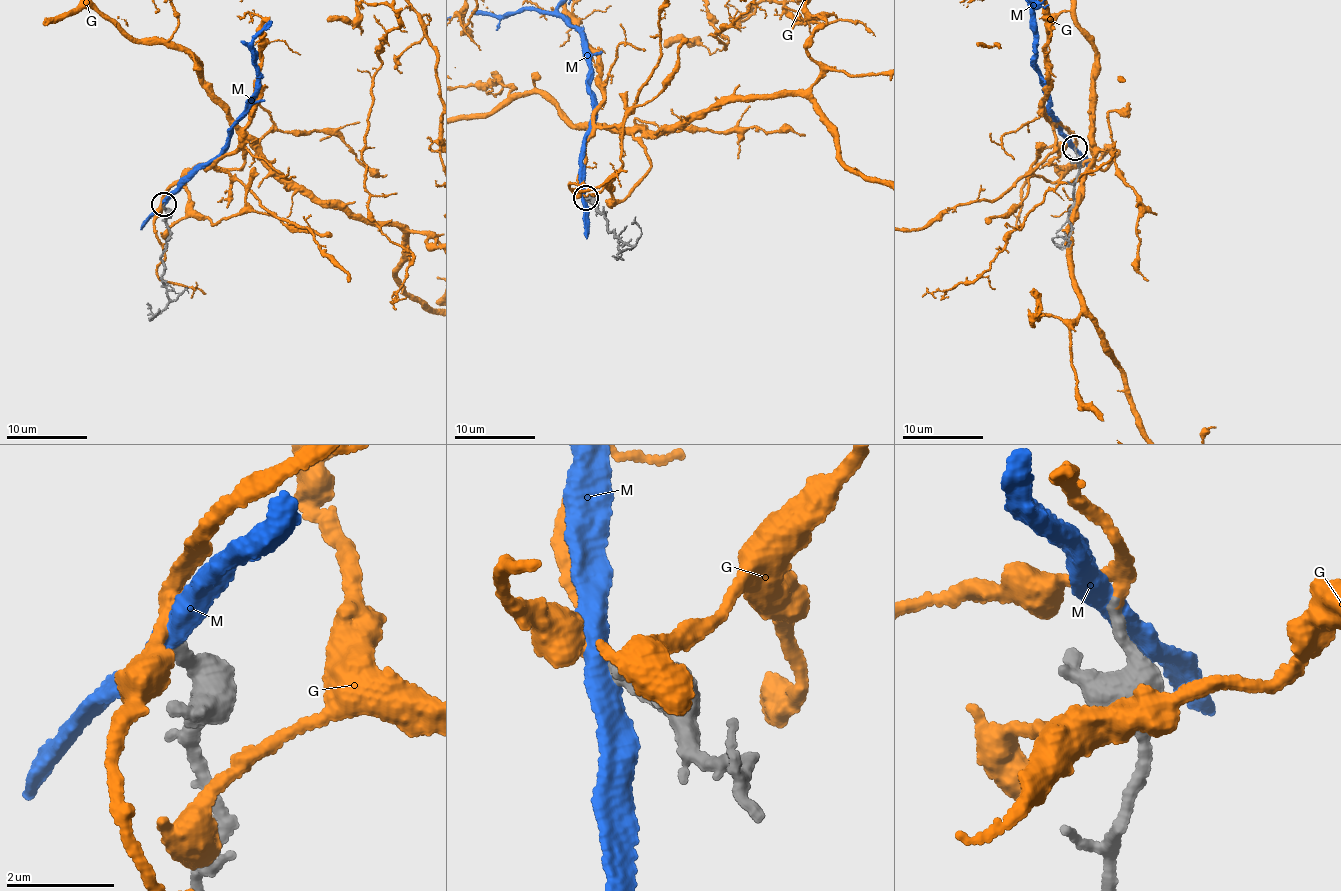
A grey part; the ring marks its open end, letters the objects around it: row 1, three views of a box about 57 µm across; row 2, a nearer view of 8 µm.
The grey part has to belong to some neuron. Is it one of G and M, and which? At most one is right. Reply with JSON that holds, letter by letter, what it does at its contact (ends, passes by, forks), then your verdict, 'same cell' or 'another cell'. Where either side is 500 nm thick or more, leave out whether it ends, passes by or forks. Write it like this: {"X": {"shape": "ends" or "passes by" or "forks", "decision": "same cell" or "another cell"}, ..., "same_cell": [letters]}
{"G": {"shape": "passes by", "decision": "same cell"}, "M": {"shape": "passes by", "decision": "another cell"}, "same_cell": ["G"]}

